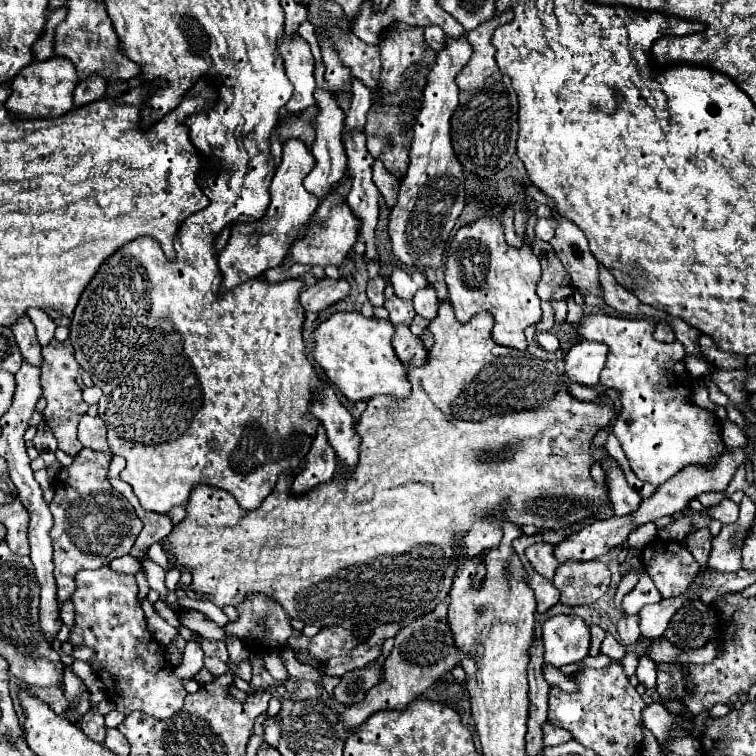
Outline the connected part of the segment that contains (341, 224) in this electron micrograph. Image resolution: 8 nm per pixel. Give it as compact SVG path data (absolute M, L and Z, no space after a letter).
M346 203L332 205L328 215L324 215L324 219L320 213L314 217L314 221L306 229L306 237L294 243L288 257L292 257L298 263L308 263L308 265L322 265L322 267L340 265L344 257L348 255L348 251L358 241L358 231L360 231L360 221L352 213L352 209Z

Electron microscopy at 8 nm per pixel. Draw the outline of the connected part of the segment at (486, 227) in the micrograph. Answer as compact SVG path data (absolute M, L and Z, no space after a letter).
M484 215L478 217L472 225L462 227L454 241L452 247L448 249L446 257L446 271L444 271L444 281L448 285L448 301L454 309L454 315L460 323L470 321L476 313L488 311L494 317L494 329L492 329L492 339L498 345L504 347L514 347L518 351L526 351L526 337L524 329L536 325L542 319L542 309L540 309L540 297L536 295L536 283L540 281L540 261L538 257L530 251L530 247L520 247L514 249L504 241L504 227L500 225L500 215Z

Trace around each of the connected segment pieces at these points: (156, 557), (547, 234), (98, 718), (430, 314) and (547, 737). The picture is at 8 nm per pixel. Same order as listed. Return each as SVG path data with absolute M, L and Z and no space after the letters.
M160 542L154 543L154 545L150 547L148 556L152 561L164 568L166 572L170 573L171 565L168 563L167 555Z
M548 217L548 219L538 219L538 223L534 227L534 233L536 233L538 239L550 241L554 237L554 229L556 229L556 219Z
M88 711L80 723L80 729L88 735L88 739L96 743L104 743L104 715L96 715L96 711Z
M432 285L420 289L414 295L414 309L418 315L426 317L426 319L434 319L438 313L438 297L436 297L436 289Z
M544 723L542 739L544 739L544 747L552 747L552 745L562 745L562 743L570 741L572 735L562 727L556 727L552 723Z

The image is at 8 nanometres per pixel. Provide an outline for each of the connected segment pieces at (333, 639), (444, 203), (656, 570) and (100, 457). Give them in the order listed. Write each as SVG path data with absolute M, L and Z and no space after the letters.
M323 627L314 637L290 637L288 645L296 649L308 649L312 657L318 661L328 661L336 655L348 655L356 645L358 639L352 635L354 629L342 629L342 627Z
M466 37L446 39L446 49L436 57L434 67L428 73L428 85L414 125L414 141L410 147L410 167L400 183L398 203L390 213L390 237L394 255L406 265L440 267L444 261L444 249L448 235L466 205L464 171L452 151L450 141L450 117L458 107L456 75L468 63L472 47Z
M648 547L644 551L644 563L662 597L676 597L684 593L698 573L698 563L686 547L676 553Z
M82 449L80 455L74 457L72 465L60 469L54 483L54 501L50 503L54 527L50 539L54 545L54 577L60 603L72 597L74 575L80 569L98 569L112 559L130 553L138 533L142 531L142 521L134 513L134 507L108 483L106 475L110 461L110 451Z

